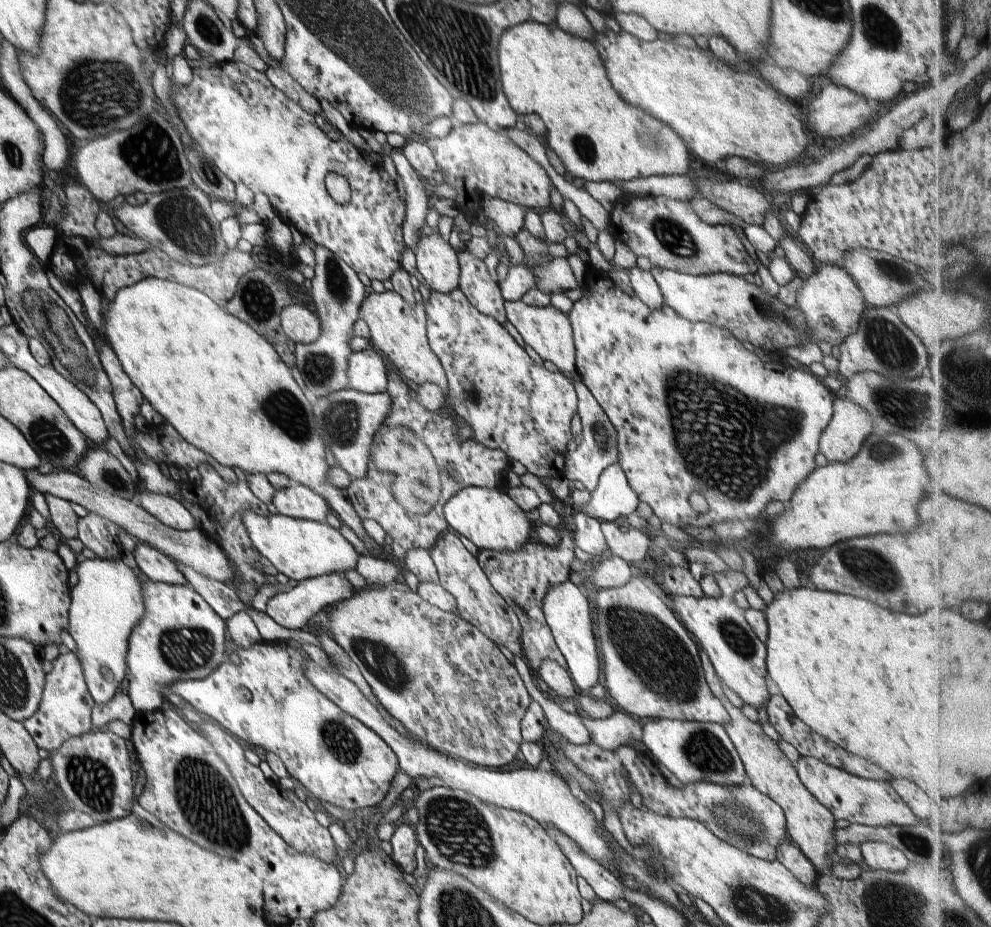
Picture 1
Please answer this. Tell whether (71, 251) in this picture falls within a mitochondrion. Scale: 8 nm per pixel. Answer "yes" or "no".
no

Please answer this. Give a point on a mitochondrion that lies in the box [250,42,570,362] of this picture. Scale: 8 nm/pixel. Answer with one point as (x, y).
(414, 96)

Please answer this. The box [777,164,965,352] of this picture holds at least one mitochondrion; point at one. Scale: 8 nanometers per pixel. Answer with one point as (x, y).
(889, 269)

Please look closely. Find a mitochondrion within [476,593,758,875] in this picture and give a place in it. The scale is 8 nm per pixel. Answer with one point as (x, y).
(656, 653)

